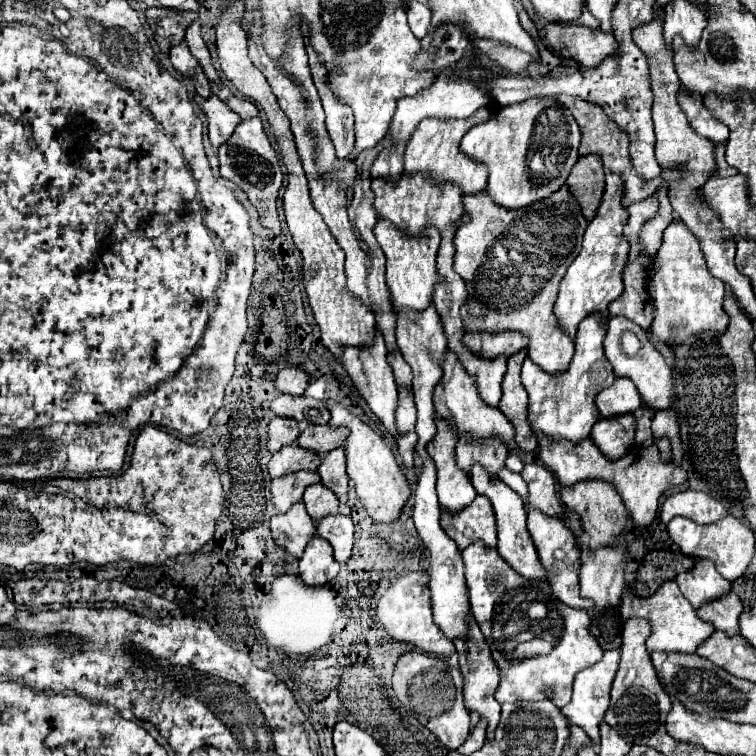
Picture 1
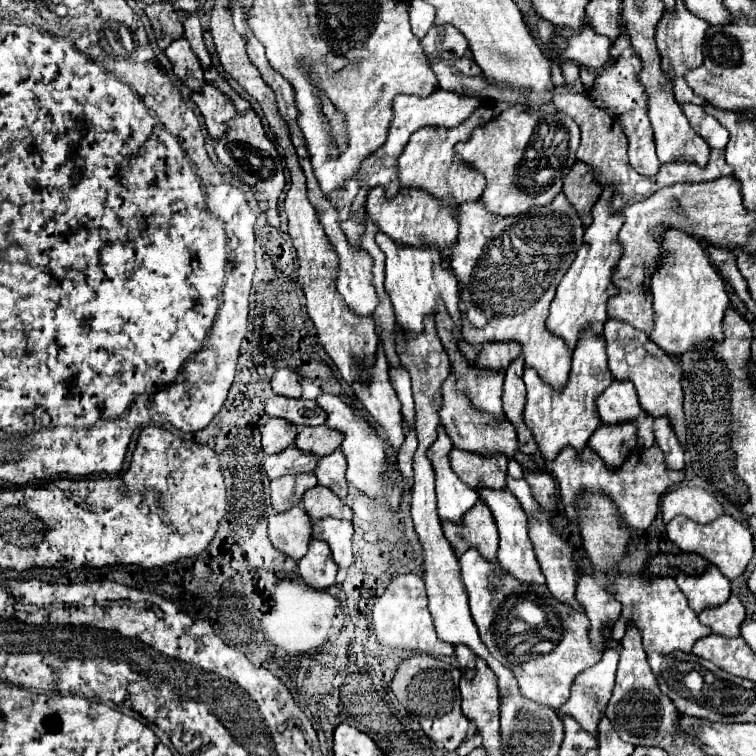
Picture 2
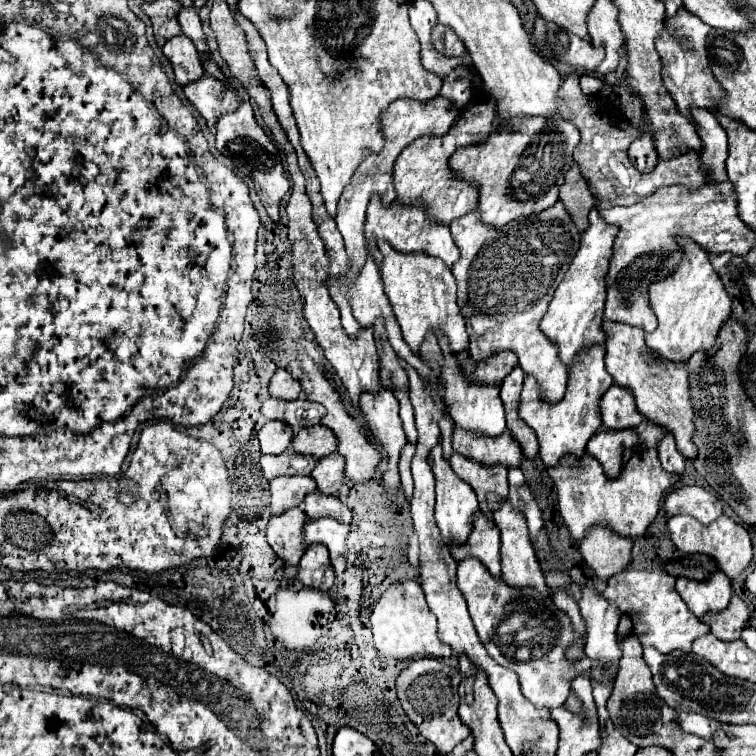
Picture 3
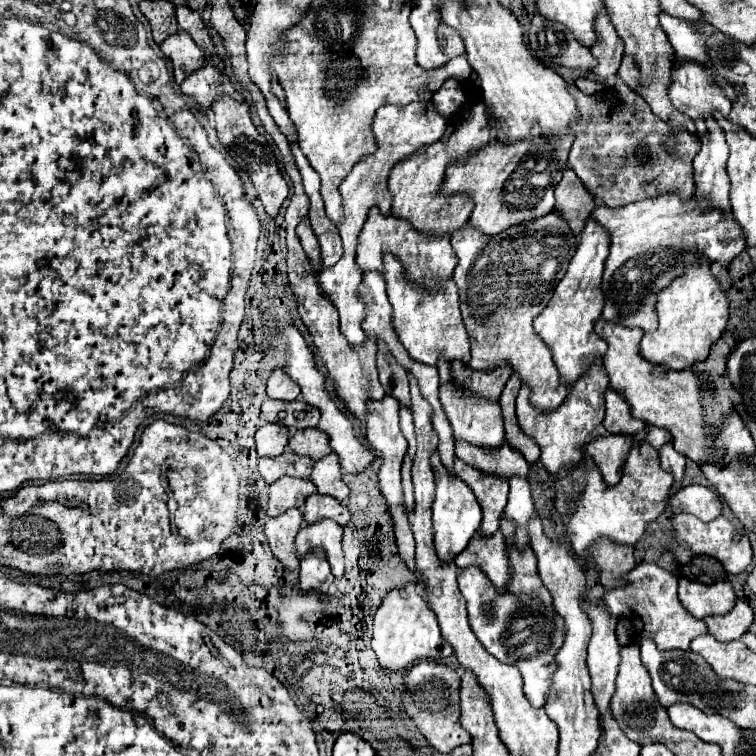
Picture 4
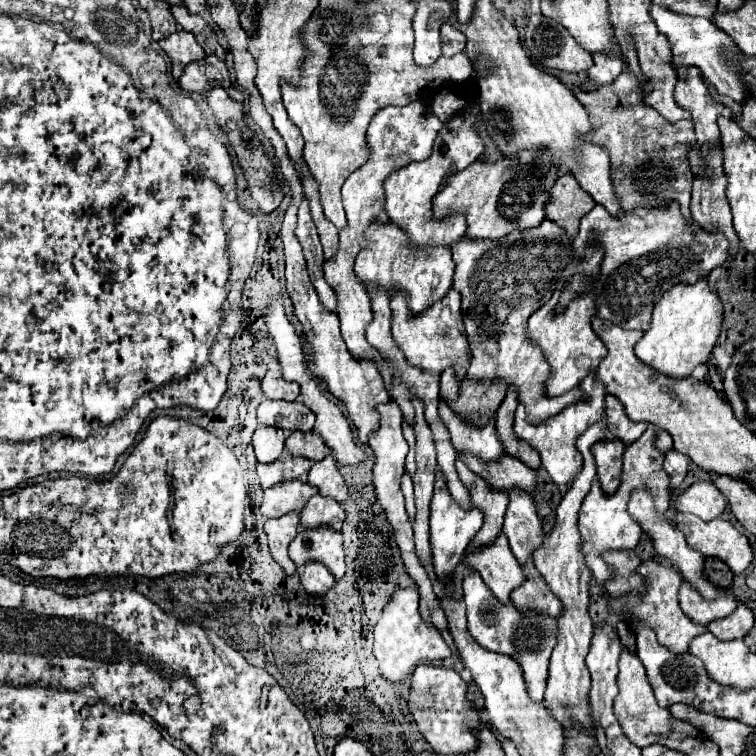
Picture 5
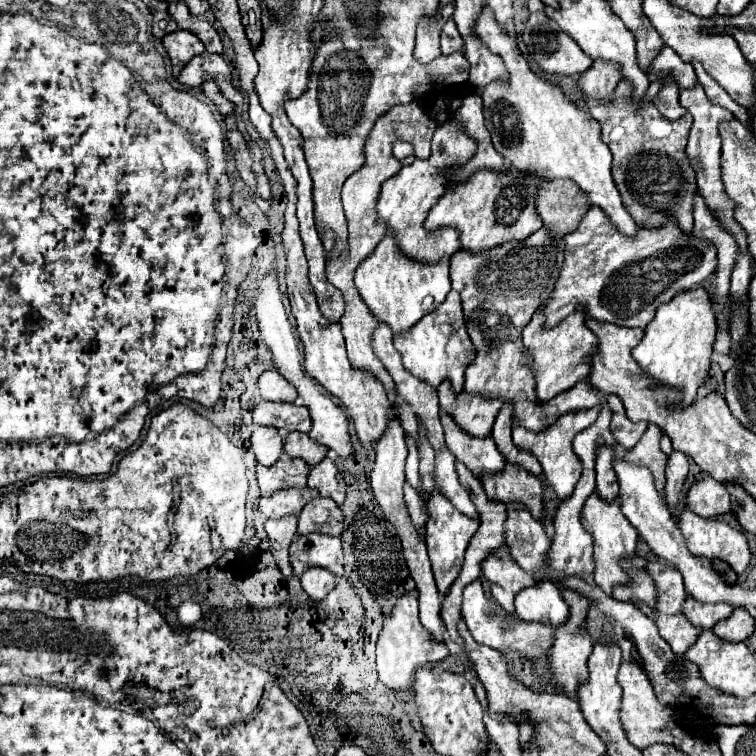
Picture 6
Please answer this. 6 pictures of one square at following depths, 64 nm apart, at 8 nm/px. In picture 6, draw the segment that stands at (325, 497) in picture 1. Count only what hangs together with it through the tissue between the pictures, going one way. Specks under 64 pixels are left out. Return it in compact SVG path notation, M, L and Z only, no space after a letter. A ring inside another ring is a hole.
M318 496L302 508L298 516L298 534L322 532L338 536L342 532L342 518L342 510L334 500Z

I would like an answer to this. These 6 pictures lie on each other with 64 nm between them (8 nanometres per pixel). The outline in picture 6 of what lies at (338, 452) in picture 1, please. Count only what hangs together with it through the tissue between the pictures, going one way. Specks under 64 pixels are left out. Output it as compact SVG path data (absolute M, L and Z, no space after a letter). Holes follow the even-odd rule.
M324 458L320 464L310 468L308 488L316 488L320 496L332 498L338 506L346 498L346 482L330 458Z

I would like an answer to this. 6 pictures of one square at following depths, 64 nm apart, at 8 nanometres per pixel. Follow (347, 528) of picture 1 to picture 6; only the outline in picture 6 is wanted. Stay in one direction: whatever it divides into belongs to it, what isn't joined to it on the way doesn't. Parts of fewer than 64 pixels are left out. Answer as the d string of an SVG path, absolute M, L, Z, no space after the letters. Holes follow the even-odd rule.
M320 532L298 534L290 544L290 562L294 576L300 576L306 568L320 566L330 570L334 576L342 576L342 538Z

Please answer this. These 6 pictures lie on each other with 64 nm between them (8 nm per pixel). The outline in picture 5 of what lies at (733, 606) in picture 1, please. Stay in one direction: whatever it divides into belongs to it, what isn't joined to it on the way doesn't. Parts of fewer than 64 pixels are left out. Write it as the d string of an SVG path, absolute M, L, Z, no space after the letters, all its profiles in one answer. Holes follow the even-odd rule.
M738 604L738 608L720 620L712 620L708 624L708 630L718 638L718 640L736 640L736 638L744 638L750 628L754 624L754 616L750 612L748 606Z

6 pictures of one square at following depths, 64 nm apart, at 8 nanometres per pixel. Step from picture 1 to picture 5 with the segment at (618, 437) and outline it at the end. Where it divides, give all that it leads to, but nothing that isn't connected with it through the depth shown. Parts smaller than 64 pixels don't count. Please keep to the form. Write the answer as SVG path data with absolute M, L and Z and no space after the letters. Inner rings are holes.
M602 440L592 446L592 456L598 468L598 480L606 494L614 494L620 486L624 450L626 444L622 444L620 440Z

